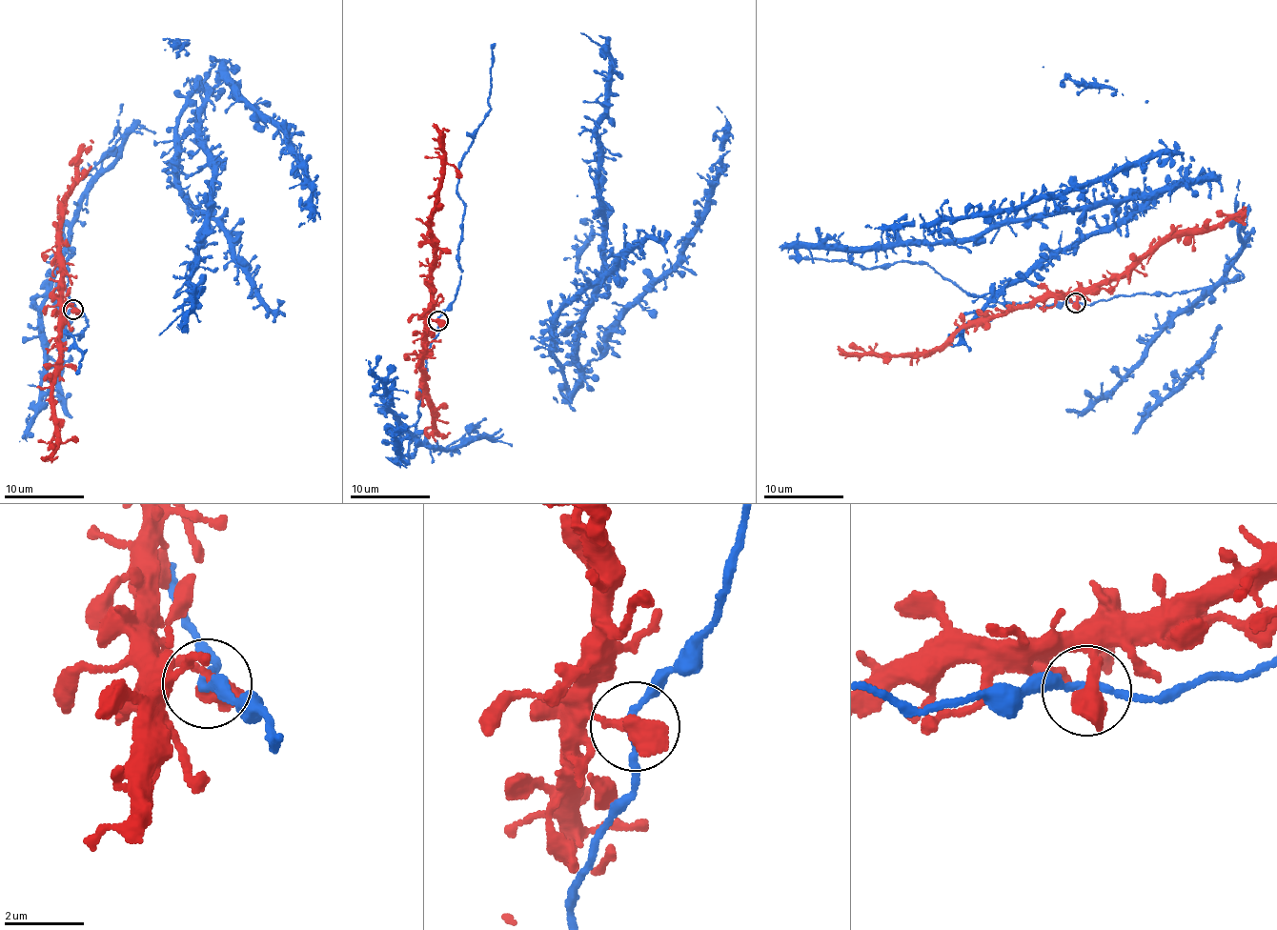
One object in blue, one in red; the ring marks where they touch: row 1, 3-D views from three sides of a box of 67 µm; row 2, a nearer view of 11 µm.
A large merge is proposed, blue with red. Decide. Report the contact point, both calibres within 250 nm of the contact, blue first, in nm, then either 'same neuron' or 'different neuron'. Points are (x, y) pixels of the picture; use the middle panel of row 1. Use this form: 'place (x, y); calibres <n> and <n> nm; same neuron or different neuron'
place (438, 321); calibres 150 and 600 nm; same neuron

